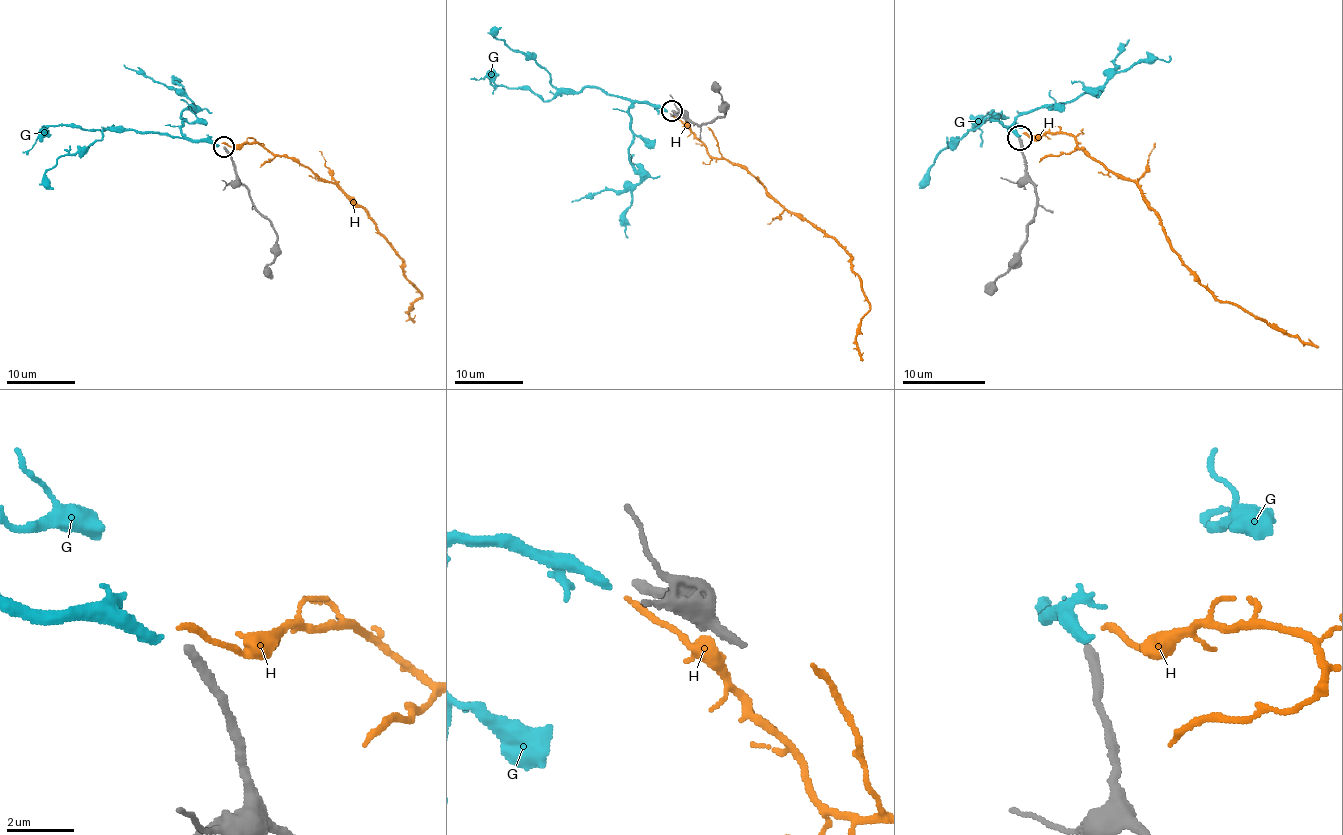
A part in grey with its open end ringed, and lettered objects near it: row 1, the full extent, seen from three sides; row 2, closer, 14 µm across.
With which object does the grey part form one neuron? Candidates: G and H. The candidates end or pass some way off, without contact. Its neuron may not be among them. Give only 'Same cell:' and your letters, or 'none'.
Same cell: none

